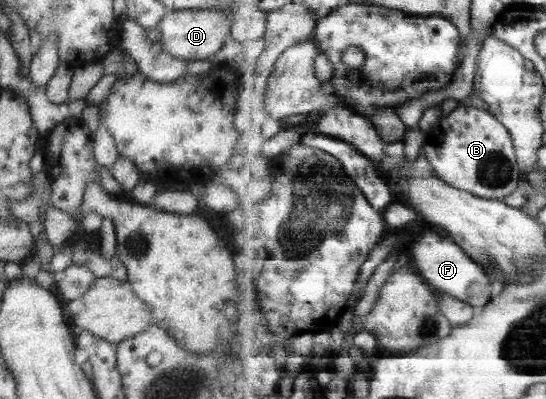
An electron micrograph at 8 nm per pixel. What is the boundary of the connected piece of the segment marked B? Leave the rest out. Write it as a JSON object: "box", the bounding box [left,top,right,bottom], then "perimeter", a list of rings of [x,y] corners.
{"box":[421,105,522,200],"perimeter":[[[458,105],[458,107],[445,116],[441,116],[439,120],[431,126],[426,132],[424,144],[421,153],[429,159],[429,162],[435,169],[435,174],[447,181],[451,186],[458,189],[468,190],[470,193],[483,198],[496,198],[504,200],[518,187],[518,183],[522,180],[519,162],[515,152],[514,138],[510,135],[506,126],[489,111],[482,111],[476,107],[466,107],[466,105]]]}

